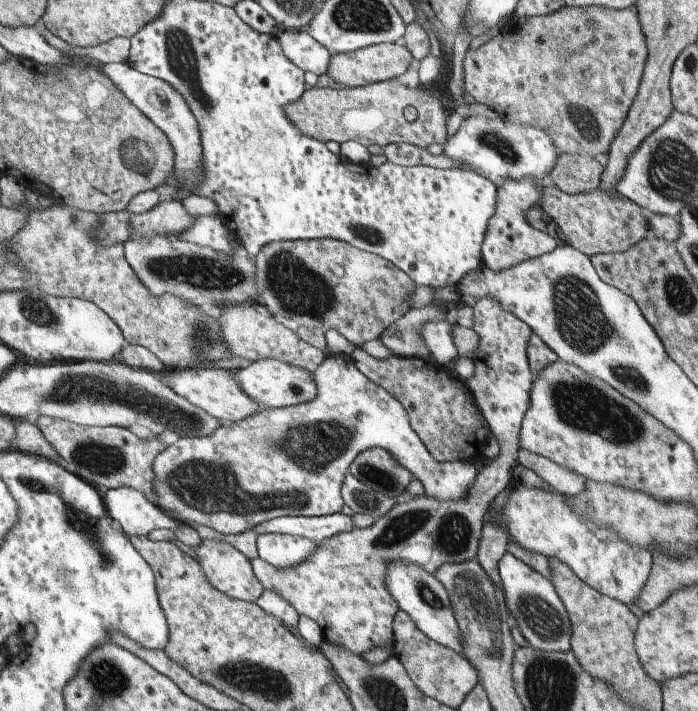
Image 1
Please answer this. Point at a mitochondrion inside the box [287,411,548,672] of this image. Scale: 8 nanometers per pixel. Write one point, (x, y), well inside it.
(481, 613)

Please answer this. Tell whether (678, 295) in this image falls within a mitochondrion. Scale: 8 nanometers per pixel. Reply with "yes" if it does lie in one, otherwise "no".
yes

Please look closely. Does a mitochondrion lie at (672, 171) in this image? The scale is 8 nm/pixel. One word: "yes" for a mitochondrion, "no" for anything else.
yes

